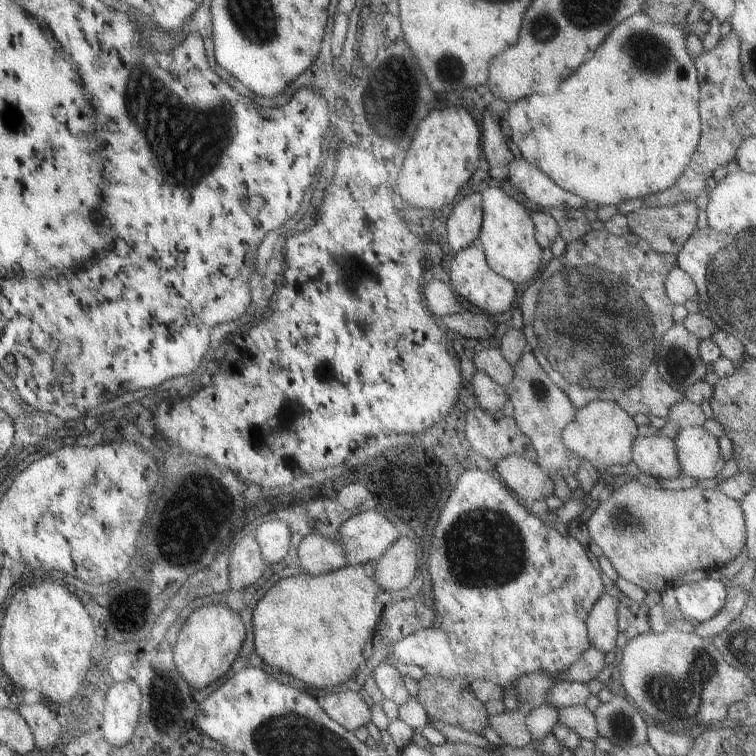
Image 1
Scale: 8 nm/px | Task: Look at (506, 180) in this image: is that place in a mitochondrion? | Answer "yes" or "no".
no

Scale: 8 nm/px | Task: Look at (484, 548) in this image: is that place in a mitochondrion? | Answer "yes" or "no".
yes

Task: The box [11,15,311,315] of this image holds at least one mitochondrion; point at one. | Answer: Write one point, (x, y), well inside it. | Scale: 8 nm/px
(145, 92)

